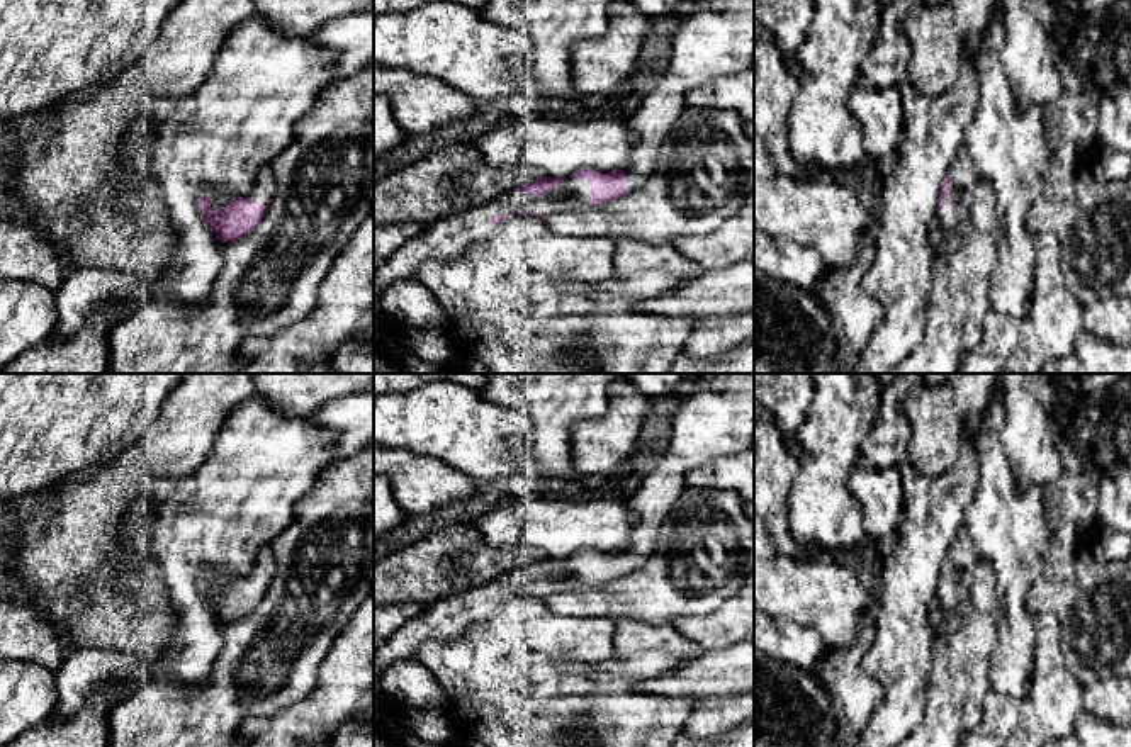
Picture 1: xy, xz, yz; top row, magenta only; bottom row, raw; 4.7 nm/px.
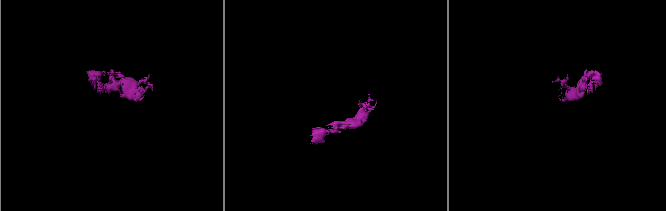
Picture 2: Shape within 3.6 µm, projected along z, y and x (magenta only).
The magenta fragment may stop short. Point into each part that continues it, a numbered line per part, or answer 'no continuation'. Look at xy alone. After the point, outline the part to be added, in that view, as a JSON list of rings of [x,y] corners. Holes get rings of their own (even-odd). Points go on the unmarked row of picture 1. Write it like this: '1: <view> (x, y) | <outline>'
1: xy (265, 567) | [[[265,545],[258,550],[255,557],[255,567],[248,576],[248,579],[253,582],[270,584],[272,579],[275,577],[275,572],[277,572],[277,564],[272,548],[270,545]]]

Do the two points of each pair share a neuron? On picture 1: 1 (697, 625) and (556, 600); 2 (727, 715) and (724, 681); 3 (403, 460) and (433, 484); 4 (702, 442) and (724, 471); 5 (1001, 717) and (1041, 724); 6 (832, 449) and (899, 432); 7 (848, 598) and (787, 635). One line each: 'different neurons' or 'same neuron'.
1: different neurons
2: different neurons
3: same neuron
4: different neurons
5: different neurons
6: different neurons
7: different neurons

